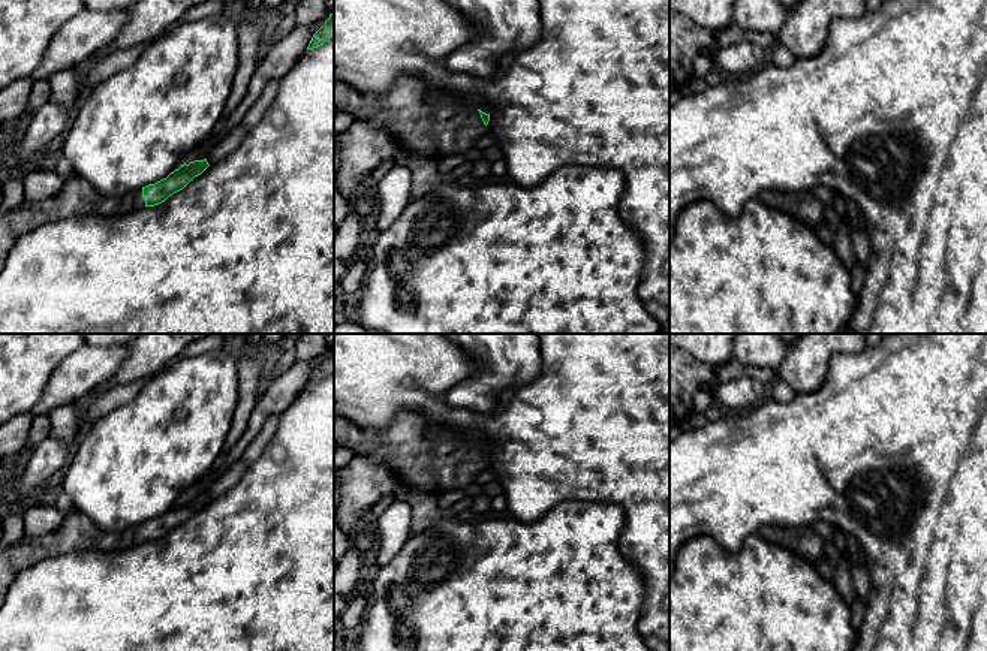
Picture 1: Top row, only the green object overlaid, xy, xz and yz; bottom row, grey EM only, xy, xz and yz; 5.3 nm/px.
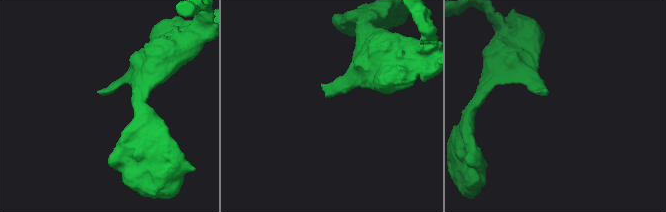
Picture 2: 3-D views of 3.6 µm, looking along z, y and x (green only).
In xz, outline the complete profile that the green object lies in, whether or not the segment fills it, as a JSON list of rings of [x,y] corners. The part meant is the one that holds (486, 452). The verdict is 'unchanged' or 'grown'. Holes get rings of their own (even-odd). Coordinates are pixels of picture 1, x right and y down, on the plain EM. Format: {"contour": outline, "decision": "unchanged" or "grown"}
{"contour": [[[398,412],[389,428],[371,431],[334,413],[334,441],[355,455],[368,456],[388,467],[397,480],[404,480],[425,494],[442,494],[473,479],[485,467],[490,449],[476,444],[463,431],[427,433],[427,421],[415,412]]], "decision": "grown"}

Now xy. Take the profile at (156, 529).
{"contour": [[[207,494],[184,498],[166,513],[121,531],[105,531],[78,509],[70,510],[55,531],[39,537],[24,536],[13,545],[0,549],[0,606],[15,576],[24,569],[45,558],[73,551],[123,551],[159,540],[183,525],[208,501]]], "decision": "grown"}

